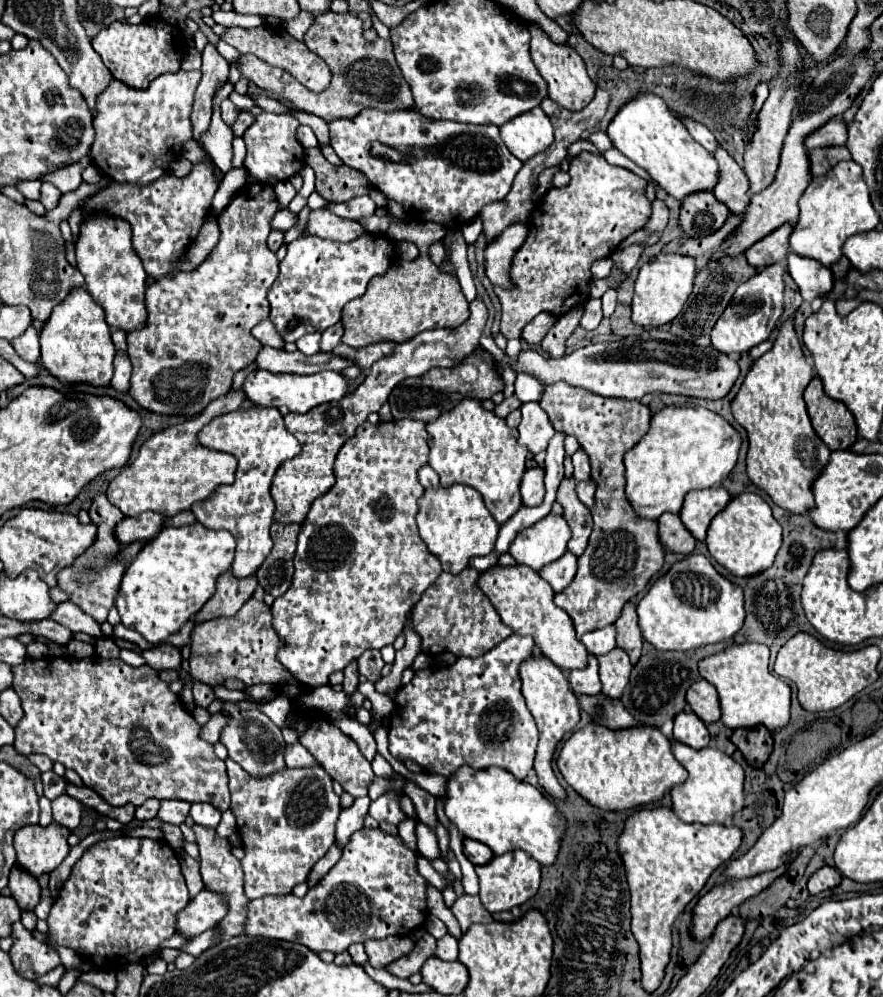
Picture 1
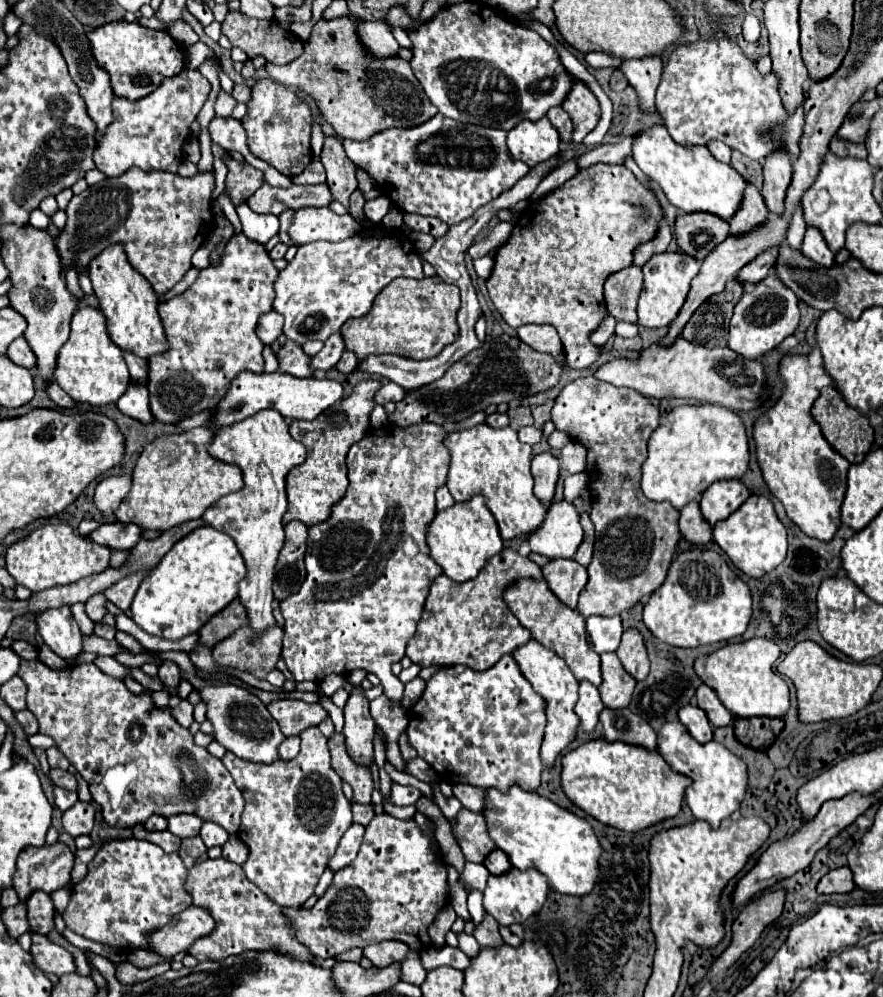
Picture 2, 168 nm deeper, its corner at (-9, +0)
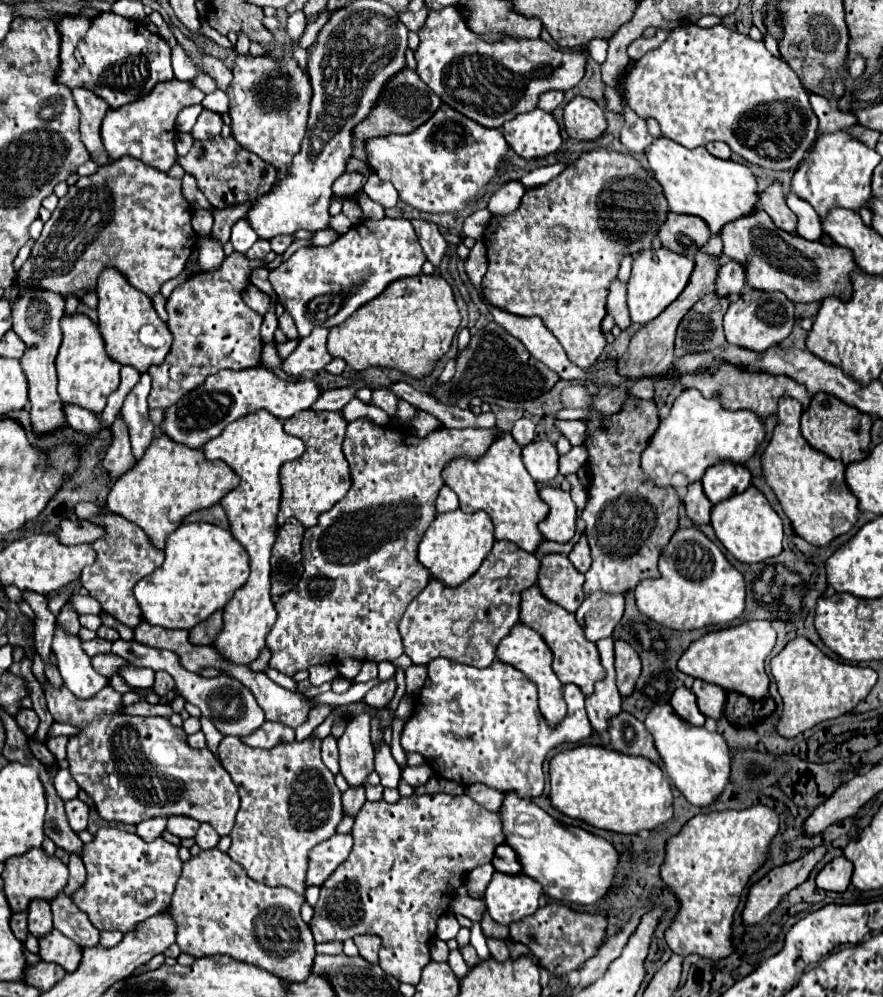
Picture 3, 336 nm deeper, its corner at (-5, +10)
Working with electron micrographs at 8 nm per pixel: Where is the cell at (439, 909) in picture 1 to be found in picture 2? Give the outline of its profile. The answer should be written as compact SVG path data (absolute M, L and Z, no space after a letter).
M460 933L460 935L458 935L458 941L460 941L460 949L462 949L470 959L480 953L480 945L476 943L476 939L472 939L472 935Z

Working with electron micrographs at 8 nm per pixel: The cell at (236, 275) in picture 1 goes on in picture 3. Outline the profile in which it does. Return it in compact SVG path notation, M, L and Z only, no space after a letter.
M234 251L224 259L224 263L214 271L200 271L194 273L184 285L176 287L172 295L166 301L168 311L168 329L174 335L174 343L170 353L166 355L164 363L152 365L148 369L152 377L152 391L148 397L150 409L168 409L174 403L178 403L186 393L200 387L204 379L212 373L218 373L220 369L246 369L260 365L262 355L262 339L260 339L260 325L262 317L248 309L248 305L242 299L242 291L250 285L250 275L254 269L262 269L266 263L262 259L248 259L246 255Z

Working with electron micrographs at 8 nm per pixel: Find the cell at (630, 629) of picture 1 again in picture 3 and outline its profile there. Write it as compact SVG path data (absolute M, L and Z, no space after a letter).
M624 639L614 641L616 647L616 679L618 679L618 689L622 697L632 693L634 683L640 675L640 657L632 649L632 645Z

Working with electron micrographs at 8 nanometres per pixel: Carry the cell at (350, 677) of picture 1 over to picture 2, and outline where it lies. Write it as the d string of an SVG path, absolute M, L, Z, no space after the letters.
M356 687L350 695L346 707L344 707L344 741L346 751L350 759L356 759L354 763L362 763L364 767L370 767L374 761L374 733L376 723L368 715L368 699L362 695L362 687Z

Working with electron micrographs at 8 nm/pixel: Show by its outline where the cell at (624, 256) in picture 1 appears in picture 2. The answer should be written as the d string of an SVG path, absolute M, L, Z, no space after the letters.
M630 265L618 273L612 273L604 283L606 309L616 321L636 323L636 303L642 291L642 269Z

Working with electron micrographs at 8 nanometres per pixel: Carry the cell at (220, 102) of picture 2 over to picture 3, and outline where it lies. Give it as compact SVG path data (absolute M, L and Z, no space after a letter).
M198 75L196 79L192 79L192 83L196 87L200 87L204 93L214 93L218 87L216 87L216 81L210 77L210 75Z

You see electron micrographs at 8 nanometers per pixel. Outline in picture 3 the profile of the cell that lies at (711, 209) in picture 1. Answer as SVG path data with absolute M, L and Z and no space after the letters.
M670 211L668 219L658 231L658 237L662 241L662 247L684 253L686 257L694 257L698 249L712 237L712 233L700 217Z

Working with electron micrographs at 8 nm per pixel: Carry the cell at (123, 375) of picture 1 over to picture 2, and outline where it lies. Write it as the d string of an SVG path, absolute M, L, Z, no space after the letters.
M130 385L128 391L120 397L120 401L116 403L120 413L148 425L154 421L152 413L150 413L150 403L148 403L148 389L146 387L136 387Z

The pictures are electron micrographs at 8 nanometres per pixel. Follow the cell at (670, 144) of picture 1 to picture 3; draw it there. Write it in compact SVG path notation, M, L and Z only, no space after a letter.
M656 137L644 155L650 169L654 171L654 177L664 189L670 209L676 213L702 217L712 233L718 233L726 223L756 209L756 177L744 163L736 163L732 159L716 159L706 151L706 147L686 149L666 137Z

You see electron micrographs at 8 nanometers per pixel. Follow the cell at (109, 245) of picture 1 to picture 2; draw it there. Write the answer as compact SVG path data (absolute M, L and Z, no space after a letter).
M120 245L108 247L96 259L92 259L90 279L94 293L100 301L100 311L106 317L108 335L122 351L134 353L136 357L142 357L146 361L152 355L168 351L168 341L158 315L158 297L152 291L150 283L144 281L144 277L130 267Z

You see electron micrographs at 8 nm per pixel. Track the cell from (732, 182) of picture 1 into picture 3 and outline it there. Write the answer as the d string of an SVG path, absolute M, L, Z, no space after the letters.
M762 209L724 225L720 237L724 243L724 255L746 267L748 287L760 291L782 291L794 303L822 301L826 297L840 297L842 301L848 301L852 297L850 275L858 269L858 265L852 251L846 247L826 247L818 241L812 243L794 233L784 233Z

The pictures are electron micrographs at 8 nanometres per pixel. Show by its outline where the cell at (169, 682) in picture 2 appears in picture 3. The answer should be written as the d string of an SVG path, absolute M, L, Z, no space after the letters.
M156 671L156 681L154 681L154 691L164 697L168 691L174 689L174 681L166 671Z

